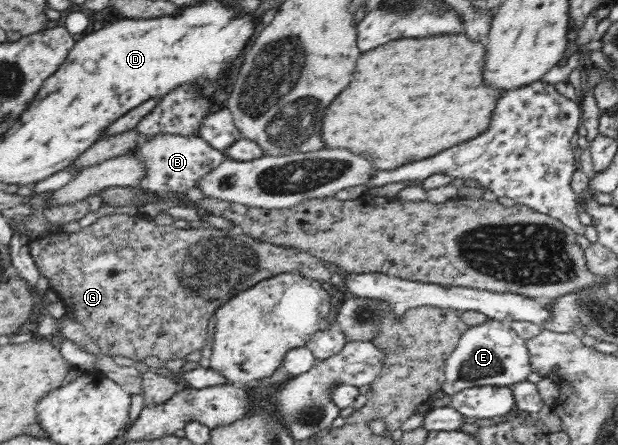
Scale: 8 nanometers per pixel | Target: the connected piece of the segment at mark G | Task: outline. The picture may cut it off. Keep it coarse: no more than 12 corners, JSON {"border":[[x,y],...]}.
{"border":[[112,215],[31,239],[101,353],[183,359],[314,255]]}

